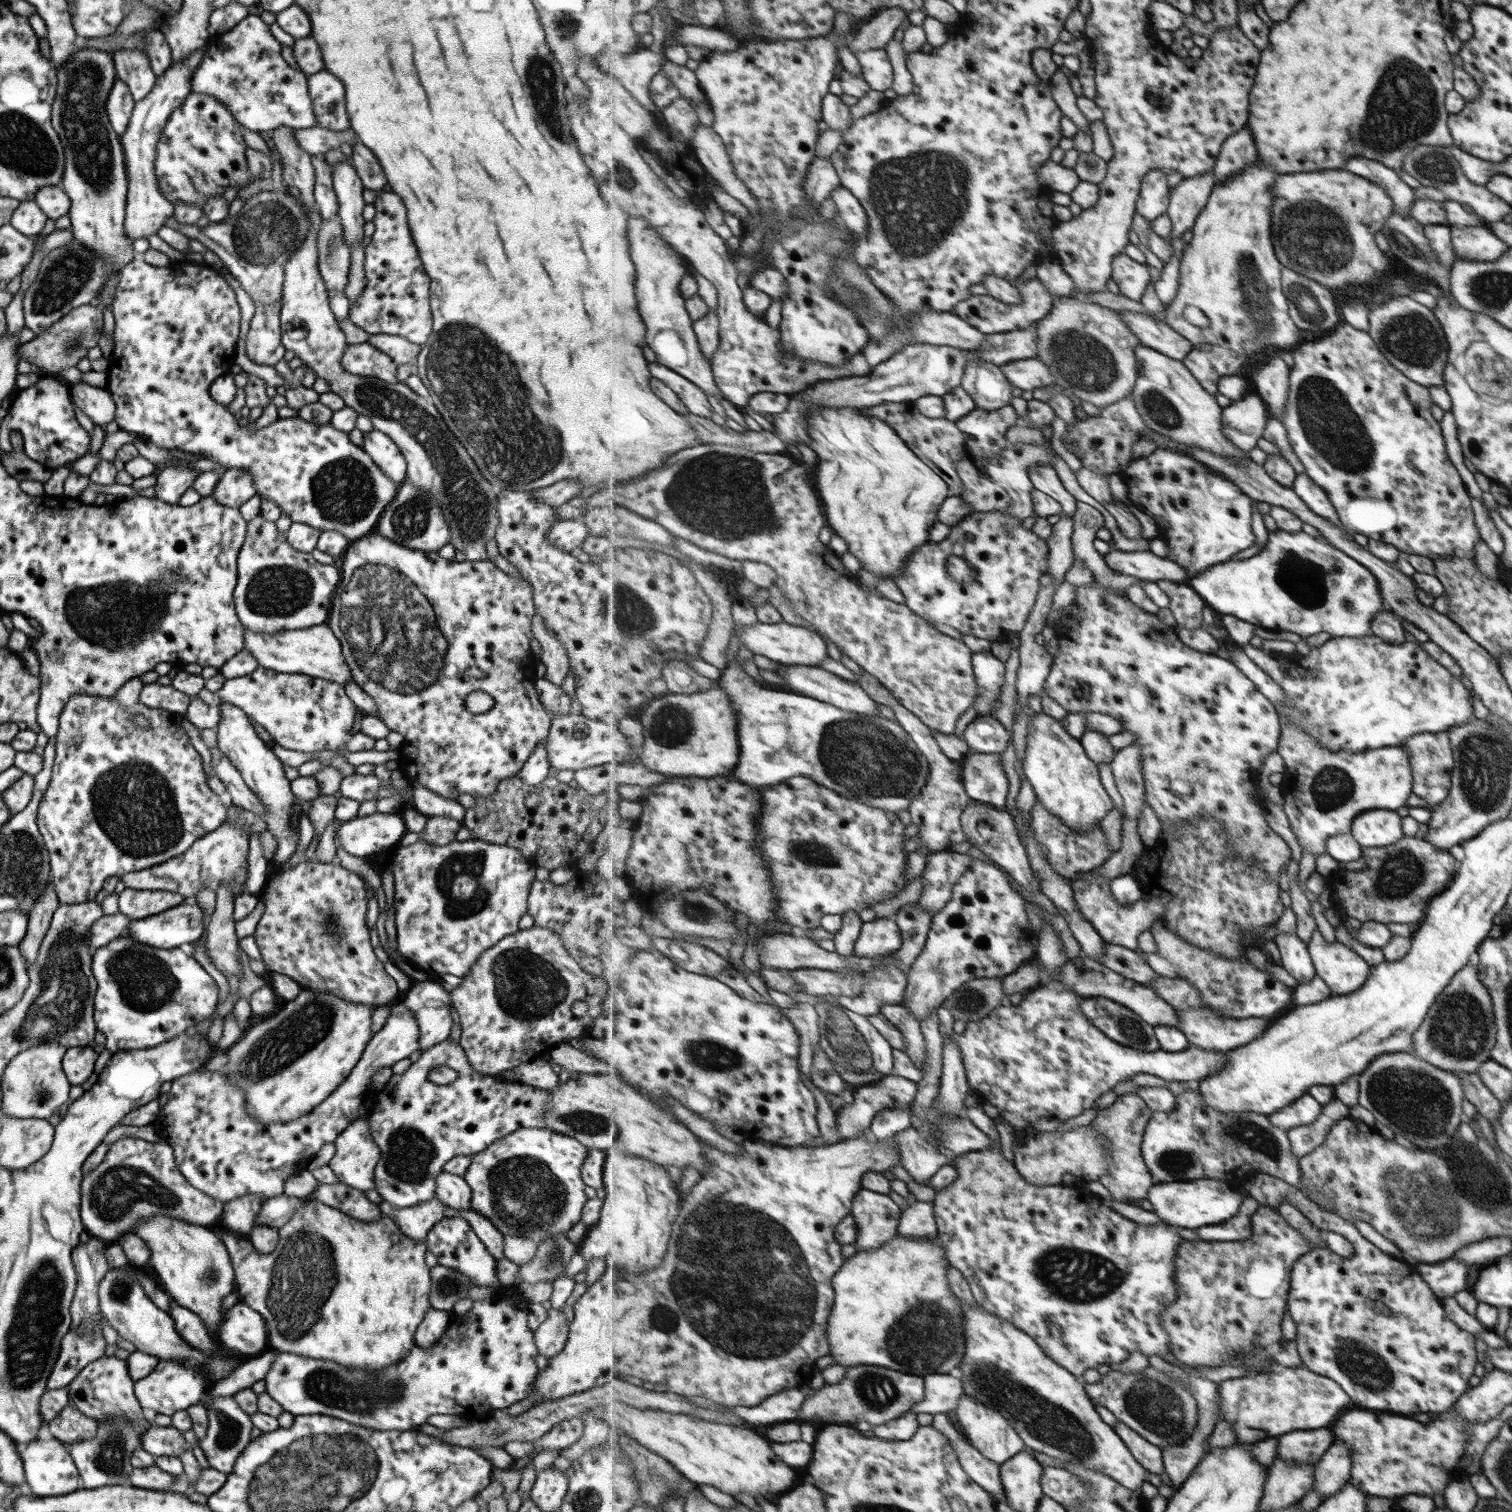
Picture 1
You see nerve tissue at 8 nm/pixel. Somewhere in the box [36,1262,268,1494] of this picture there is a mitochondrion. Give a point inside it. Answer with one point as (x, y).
(110, 1458)

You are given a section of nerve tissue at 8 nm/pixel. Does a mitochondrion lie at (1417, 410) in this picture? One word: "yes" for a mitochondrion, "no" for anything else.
no

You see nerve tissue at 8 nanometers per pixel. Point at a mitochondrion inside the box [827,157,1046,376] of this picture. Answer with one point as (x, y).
(865, 300)

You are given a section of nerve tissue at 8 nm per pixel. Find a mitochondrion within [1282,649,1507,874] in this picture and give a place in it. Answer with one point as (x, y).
(1332, 788)

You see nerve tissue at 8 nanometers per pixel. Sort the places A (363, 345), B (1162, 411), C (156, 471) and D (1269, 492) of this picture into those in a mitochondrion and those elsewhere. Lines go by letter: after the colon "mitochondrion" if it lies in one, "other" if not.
A: other
B: mitochondrion
C: other
D: other

